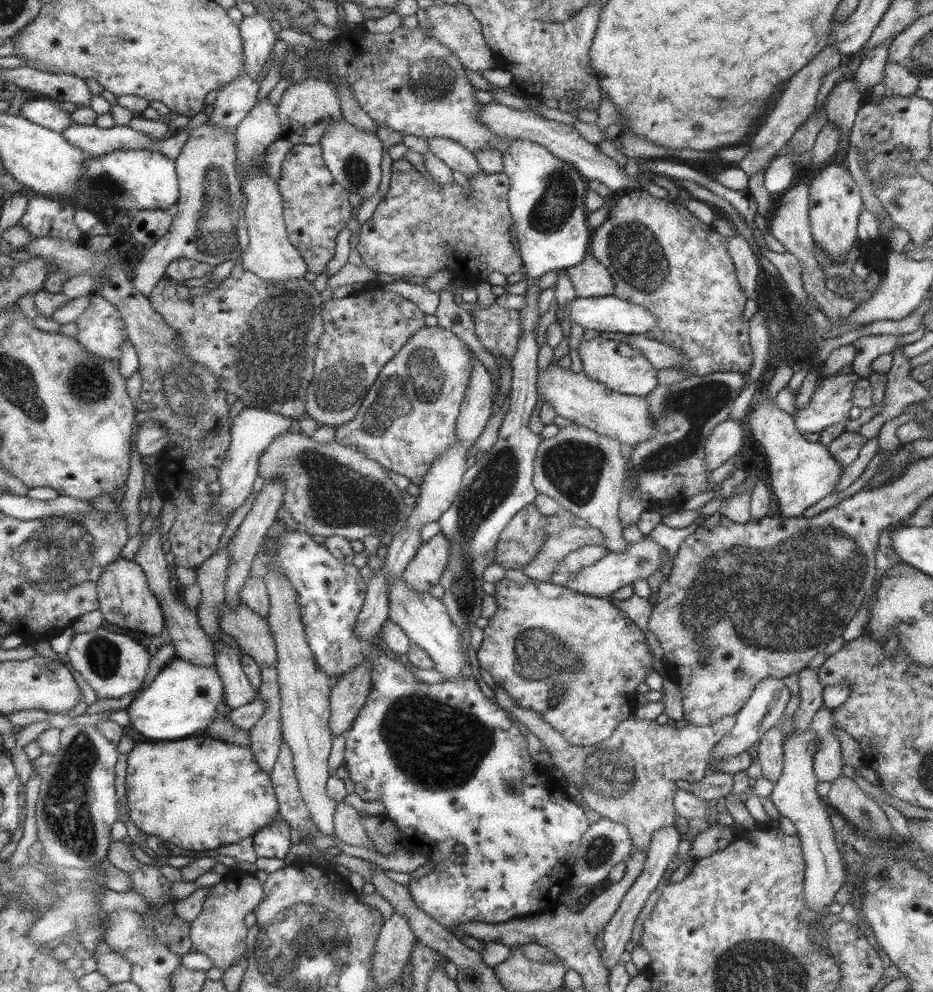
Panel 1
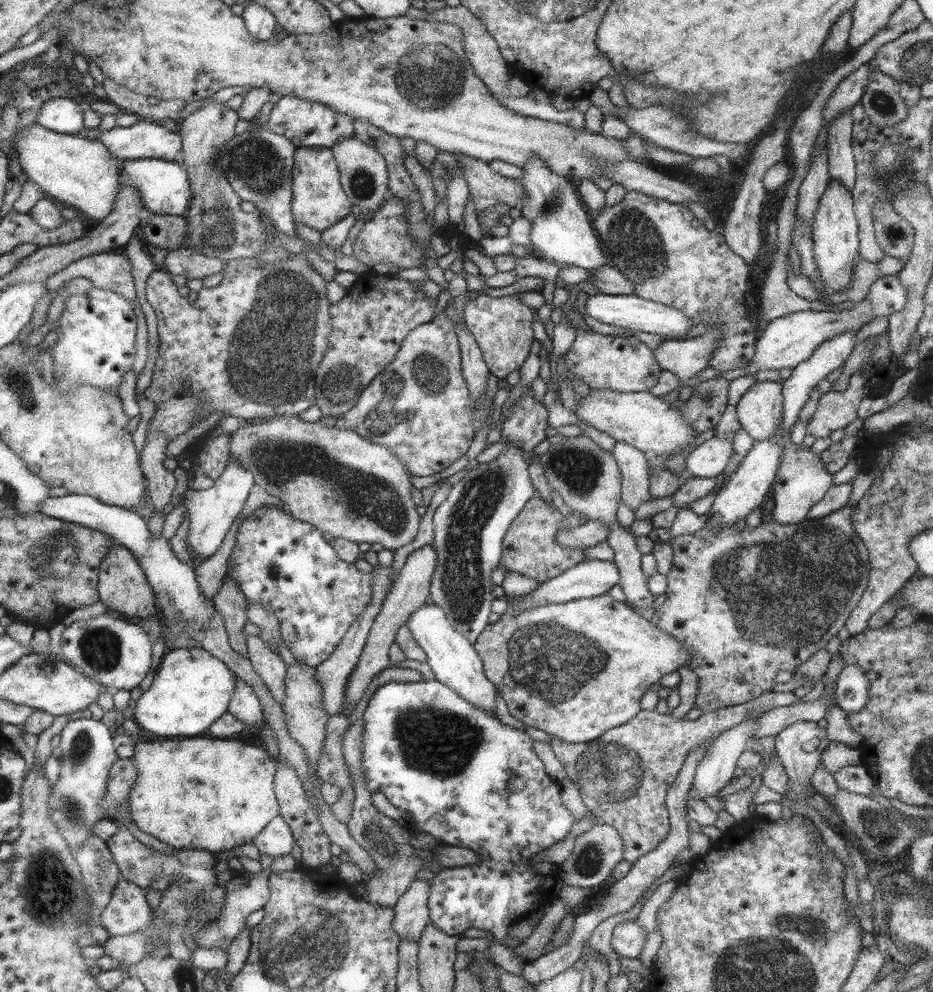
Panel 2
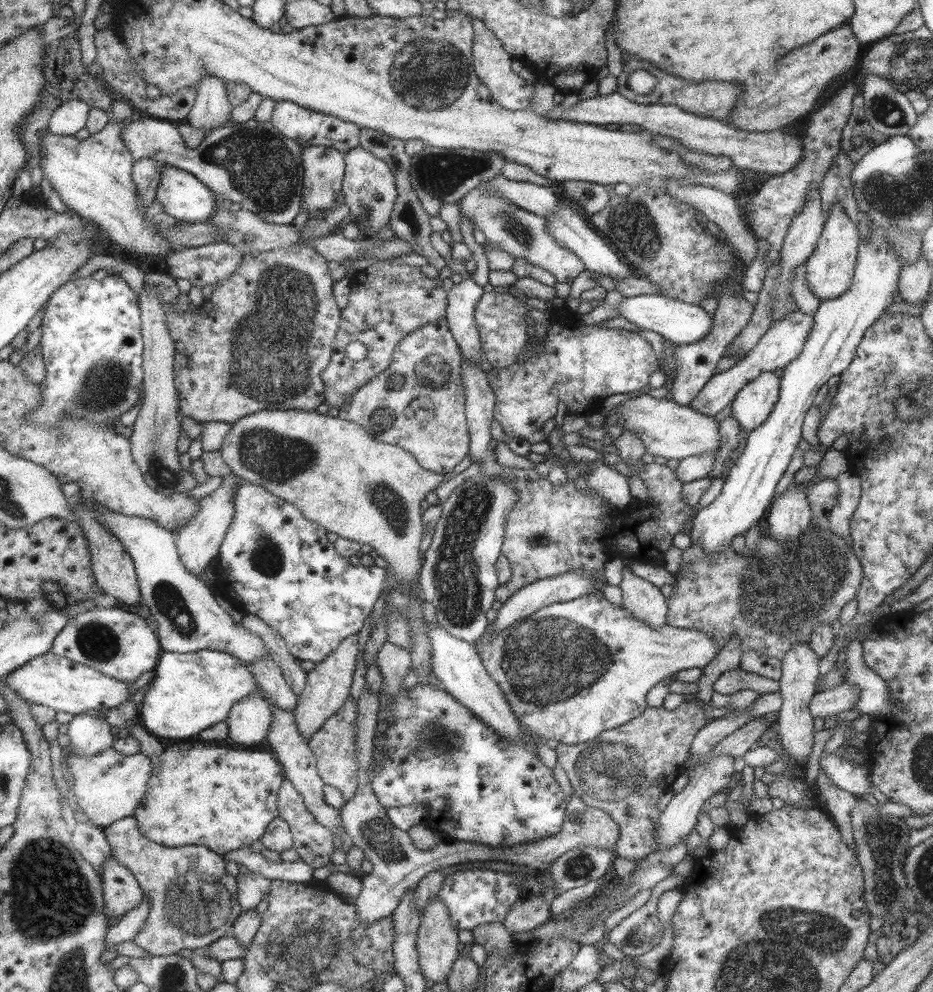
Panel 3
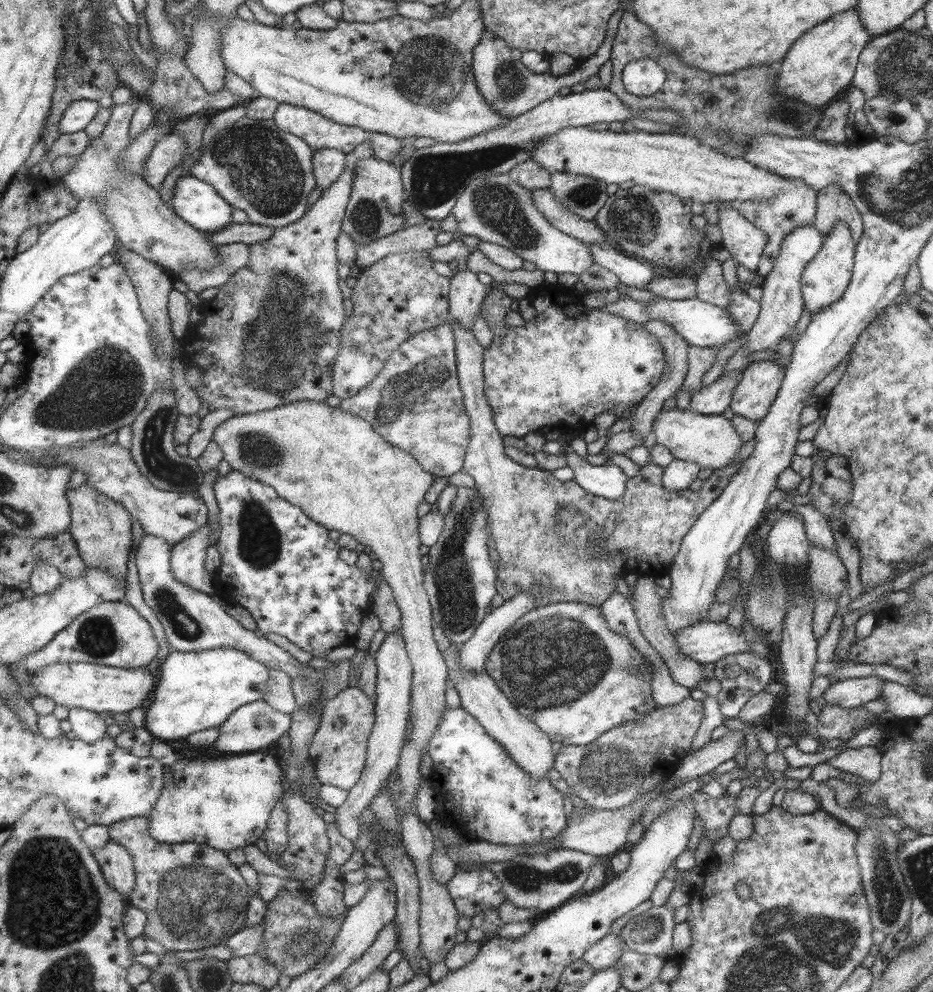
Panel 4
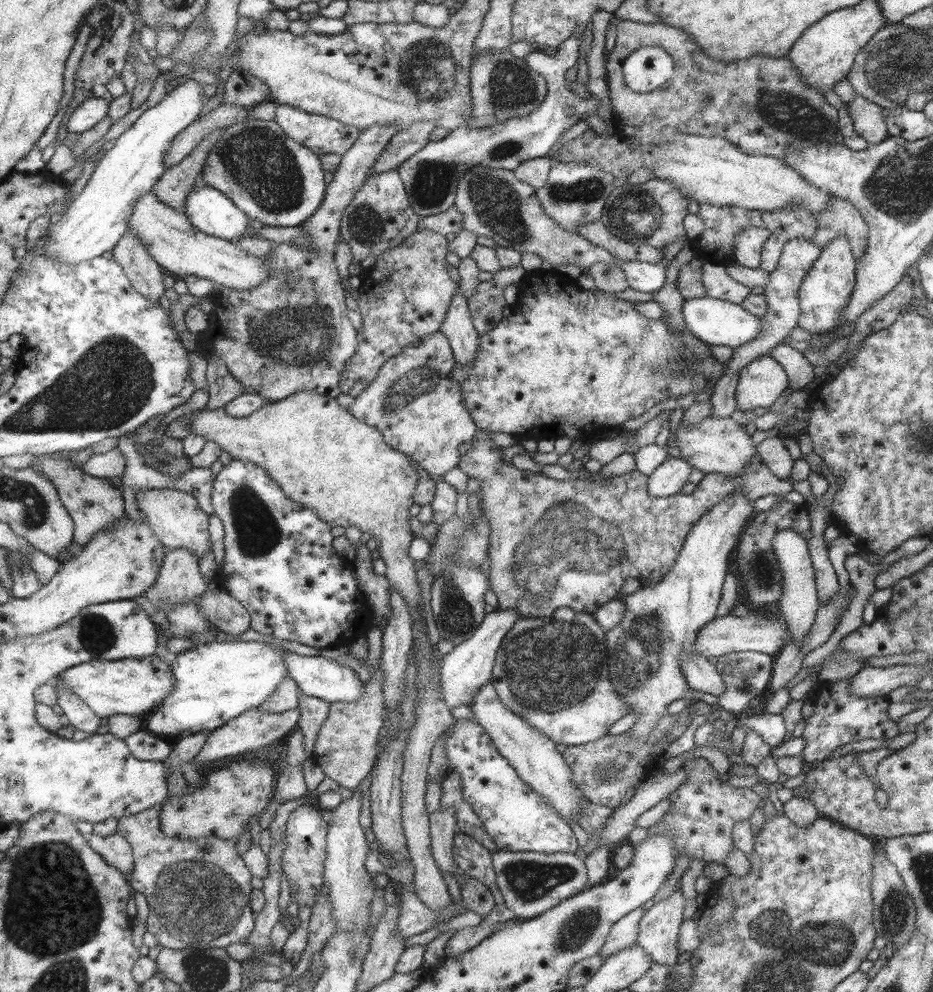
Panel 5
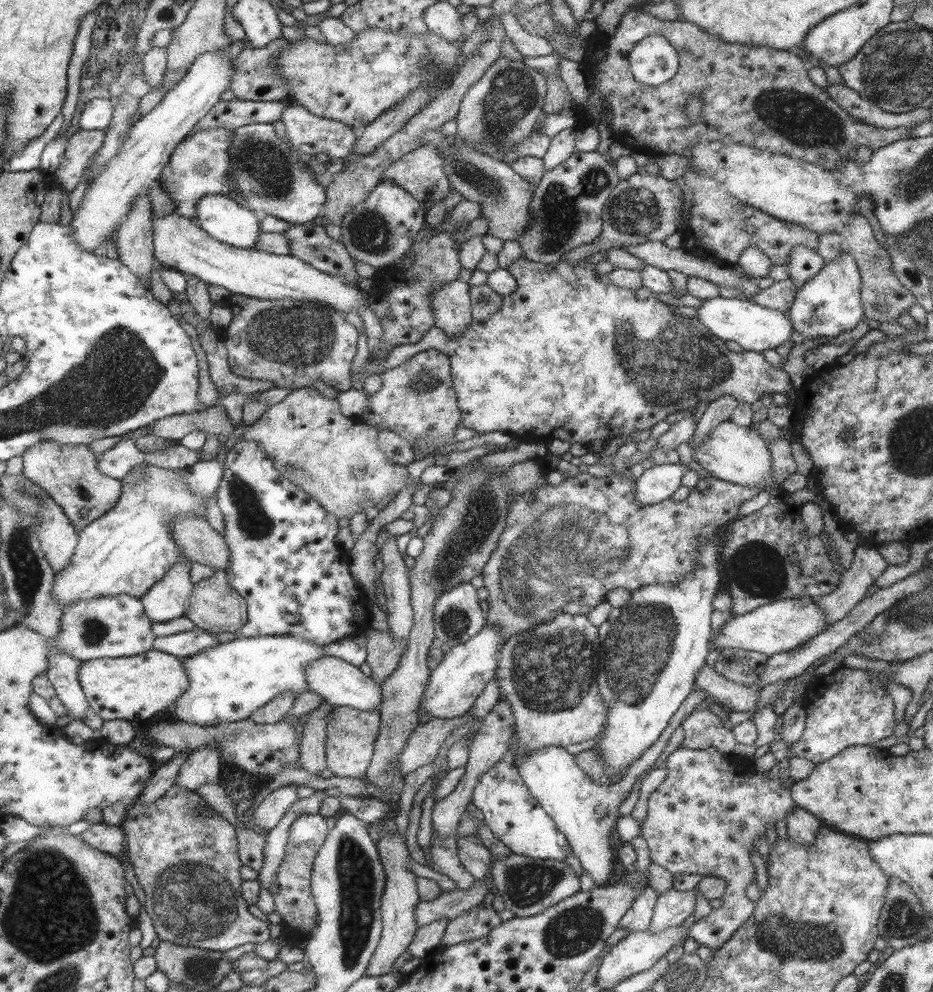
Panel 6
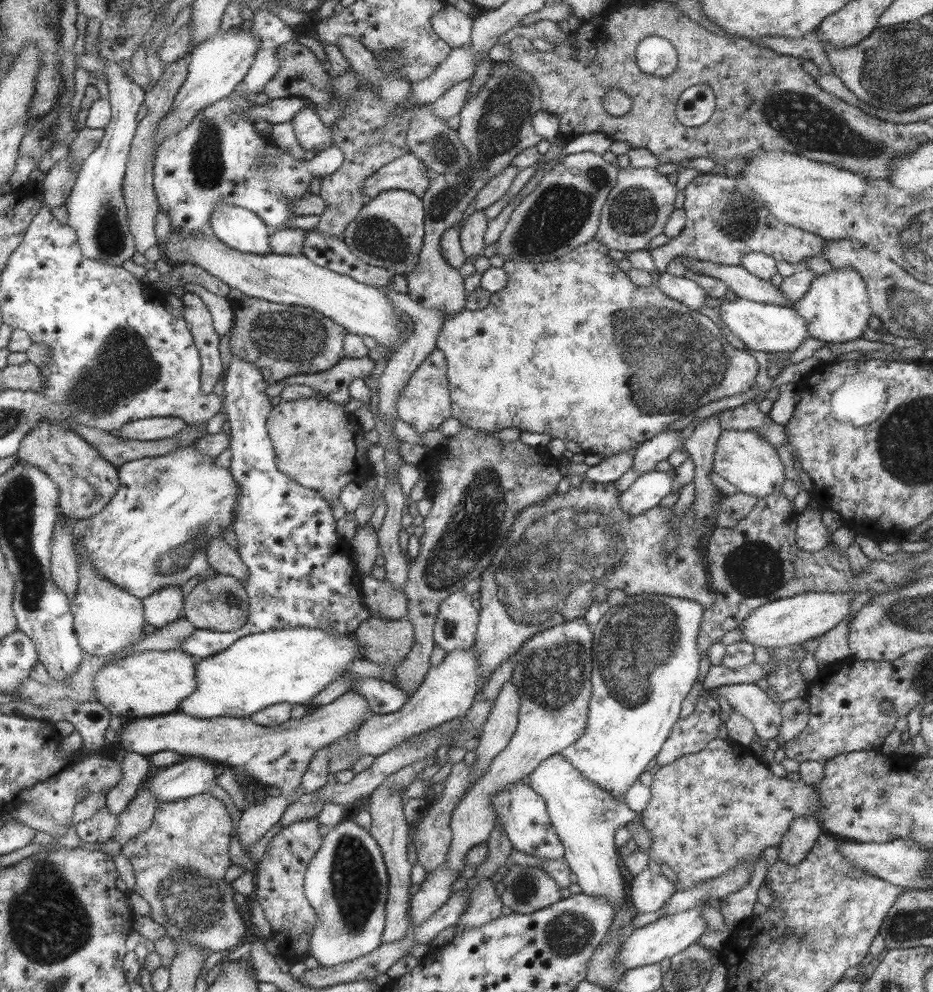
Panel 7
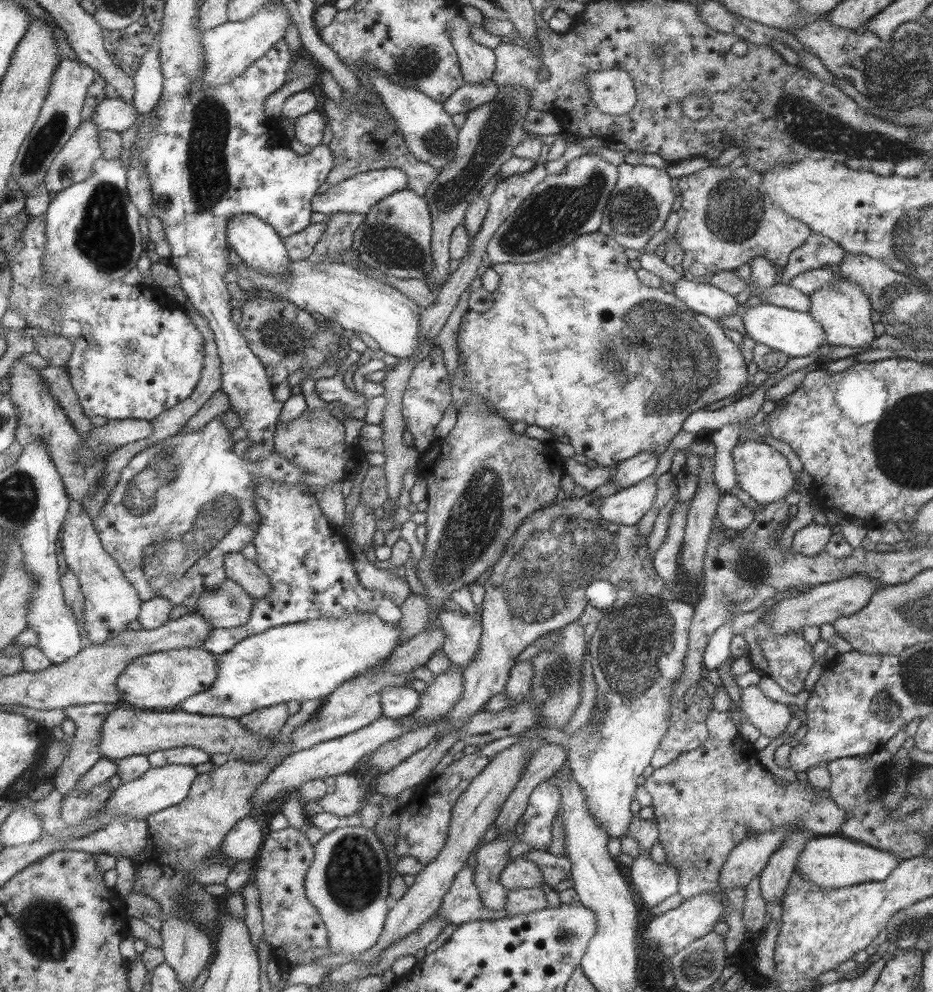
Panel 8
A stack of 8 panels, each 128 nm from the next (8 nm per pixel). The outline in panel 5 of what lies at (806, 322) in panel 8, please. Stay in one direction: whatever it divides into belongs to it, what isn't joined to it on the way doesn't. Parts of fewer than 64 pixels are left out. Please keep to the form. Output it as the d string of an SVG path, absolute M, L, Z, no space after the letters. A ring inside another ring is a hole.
M707 296L683 300L681 315L683 315L683 322L685 323L684 330L693 333L697 339L701 339L709 346L719 344L730 346L732 349L737 348L737 346L745 345L749 340L753 340L755 334L759 334L759 330L761 330L760 318L749 313L749 310L727 300Z

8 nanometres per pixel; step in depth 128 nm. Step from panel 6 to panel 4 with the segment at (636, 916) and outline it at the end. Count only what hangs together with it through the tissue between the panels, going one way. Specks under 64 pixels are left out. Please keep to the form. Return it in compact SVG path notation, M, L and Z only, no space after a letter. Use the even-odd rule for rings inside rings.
M603 935L600 941L593 947L589 947L581 960L585 962L593 972L604 970L616 964L616 961L621 957L624 949L624 944L619 935Z

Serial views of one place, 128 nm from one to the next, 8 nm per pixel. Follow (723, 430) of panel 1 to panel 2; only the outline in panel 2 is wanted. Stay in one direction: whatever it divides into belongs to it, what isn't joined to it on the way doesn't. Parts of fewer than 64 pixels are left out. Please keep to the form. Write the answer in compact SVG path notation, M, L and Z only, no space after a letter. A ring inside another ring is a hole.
M710 433L709 436L704 437L704 439L700 440L693 448L686 452L685 469L693 477L714 478L727 466L731 452L731 443L721 441Z

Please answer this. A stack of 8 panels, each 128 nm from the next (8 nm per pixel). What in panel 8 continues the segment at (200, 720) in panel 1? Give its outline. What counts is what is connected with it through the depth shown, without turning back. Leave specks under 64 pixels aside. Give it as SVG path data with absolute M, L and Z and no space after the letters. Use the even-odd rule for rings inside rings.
M357 613L345 619L316 618L273 627L264 633L252 634L233 645L225 654L217 655L218 676L203 692L181 701L181 710L201 716L221 716L237 718L253 711L295 700L301 704L305 700L323 700L342 683L385 660L387 654L396 648L399 640L397 623L385 623L375 613Z

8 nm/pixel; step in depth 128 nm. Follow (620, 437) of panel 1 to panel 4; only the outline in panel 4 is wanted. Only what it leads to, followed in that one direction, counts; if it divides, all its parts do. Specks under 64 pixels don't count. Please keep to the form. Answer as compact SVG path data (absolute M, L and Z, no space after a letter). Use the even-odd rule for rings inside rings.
M689 409L660 411L660 414L654 417L648 440L650 443L665 447L673 455L673 459L688 461L700 469L711 469L713 472L730 465L742 446L730 420L722 415L701 415Z

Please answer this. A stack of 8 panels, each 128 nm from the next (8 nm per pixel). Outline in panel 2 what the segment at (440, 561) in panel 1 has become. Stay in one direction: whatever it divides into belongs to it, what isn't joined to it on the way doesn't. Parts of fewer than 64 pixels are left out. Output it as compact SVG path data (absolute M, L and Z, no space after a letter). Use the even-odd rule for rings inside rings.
M431 544L423 546L406 556L404 566L394 578L393 584L391 584L389 591L387 591L387 596L385 596L383 603L381 603L382 608L379 609L379 613L373 619L373 625L371 625L371 629L367 633L367 640L365 645L363 645L363 650L355 666L352 668L351 674L349 674L344 690L345 694L343 694L343 702L341 702L341 708L339 708L337 714L343 715L342 710L348 704L354 708L366 690L371 689L371 678L380 670L390 666L389 647L396 640L396 634L401 625L405 625L411 614L424 604L425 598L429 594L430 581L432 580L433 569L436 568L436 564L437 554Z

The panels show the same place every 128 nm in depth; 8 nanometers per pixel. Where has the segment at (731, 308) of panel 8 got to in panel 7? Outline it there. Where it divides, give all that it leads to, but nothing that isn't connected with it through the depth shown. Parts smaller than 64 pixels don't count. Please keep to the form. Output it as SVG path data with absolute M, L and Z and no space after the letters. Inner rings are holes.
M667 272L654 274L653 284L659 287L661 293L665 293L667 297L684 303L690 309L697 310L705 304L707 293L697 285L697 283L687 279L687 277L679 277L671 275Z

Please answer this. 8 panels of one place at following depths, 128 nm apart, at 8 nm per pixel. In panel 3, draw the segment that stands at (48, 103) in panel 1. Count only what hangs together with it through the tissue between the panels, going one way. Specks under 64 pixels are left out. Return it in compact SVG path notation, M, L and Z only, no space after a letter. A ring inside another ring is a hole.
M69 100L61 104L51 120L49 132L59 136L76 136L85 129L92 106L80 100Z

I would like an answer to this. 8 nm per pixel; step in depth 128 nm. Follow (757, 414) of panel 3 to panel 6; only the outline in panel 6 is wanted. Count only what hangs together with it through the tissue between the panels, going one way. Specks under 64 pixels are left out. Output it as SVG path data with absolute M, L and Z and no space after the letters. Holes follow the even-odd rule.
M519 256L506 269L509 271L509 274L513 275L516 282L516 289L502 296L501 307L495 313L491 313L483 321L472 320L467 325L467 329L461 335L457 335L457 337L449 337L439 327L433 325L433 328L429 329L418 343L412 345L395 345L387 353L387 358L379 363L377 375L385 372L385 370L391 370L391 368L399 366L414 354L417 354L417 352L423 352L423 350L429 348L439 350L441 354L449 358L452 386L455 388L456 402L460 408L461 427L471 429L479 435L497 431L507 433L509 436L517 437L520 440L546 442L558 439L569 444L577 443L586 447L594 443L607 446L613 440L621 440L621 438L625 438L625 436L629 436L633 432L651 429L658 422L663 421L674 412L697 407L701 402L708 404L709 402L713 402L713 399L724 398L724 395L735 399L737 403L747 403L749 405L760 400L765 393L773 395L774 393L781 394L783 392L783 394L789 397L789 403L793 402L796 396L796 390L791 385L789 375L779 368L771 370L765 364L761 353L753 351L735 353L727 350L725 341L715 337L697 317L689 318L675 313L667 305L659 301L655 294L643 286L637 290L629 290L625 287L613 285L609 281L609 278L607 278L607 275L595 273L593 265L587 261L587 258L573 265L567 263L567 261L557 261L553 265L546 265L531 262L525 257Z

